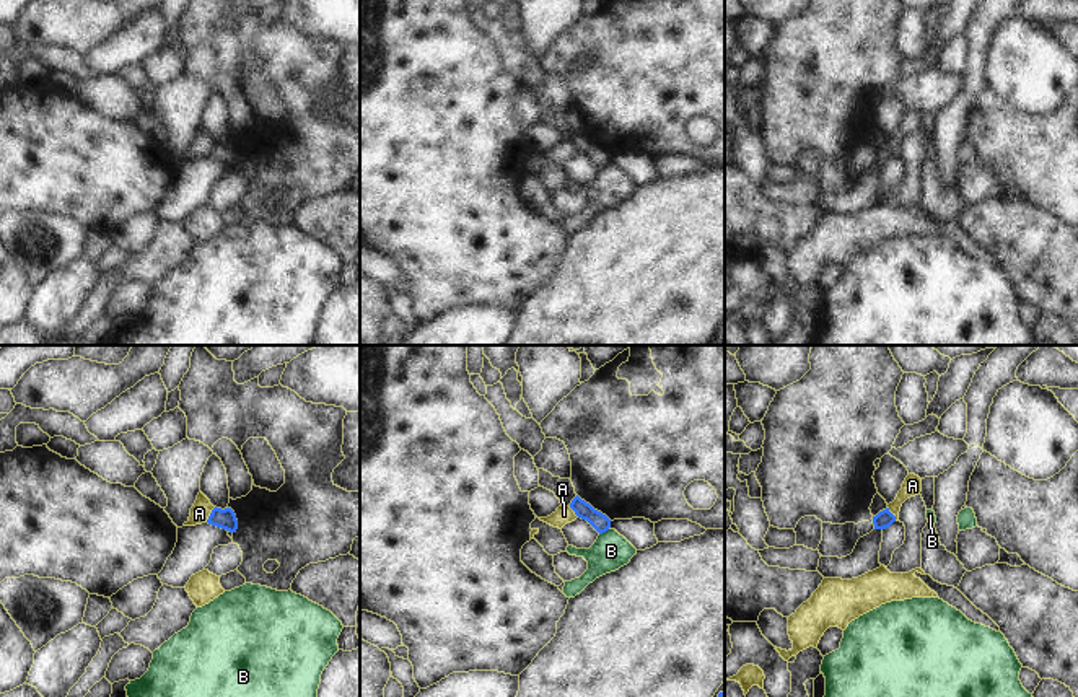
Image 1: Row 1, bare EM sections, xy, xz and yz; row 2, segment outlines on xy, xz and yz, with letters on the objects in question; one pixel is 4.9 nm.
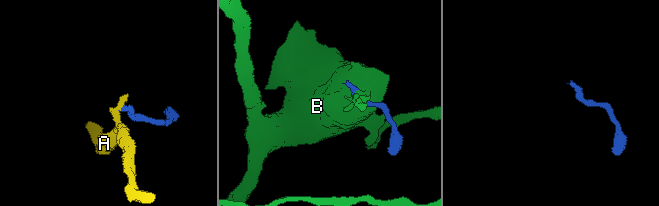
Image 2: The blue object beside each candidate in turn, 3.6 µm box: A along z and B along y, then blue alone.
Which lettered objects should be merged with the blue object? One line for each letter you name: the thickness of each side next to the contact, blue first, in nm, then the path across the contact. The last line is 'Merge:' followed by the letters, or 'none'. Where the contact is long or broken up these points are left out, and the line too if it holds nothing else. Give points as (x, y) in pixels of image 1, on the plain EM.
Merge: none

